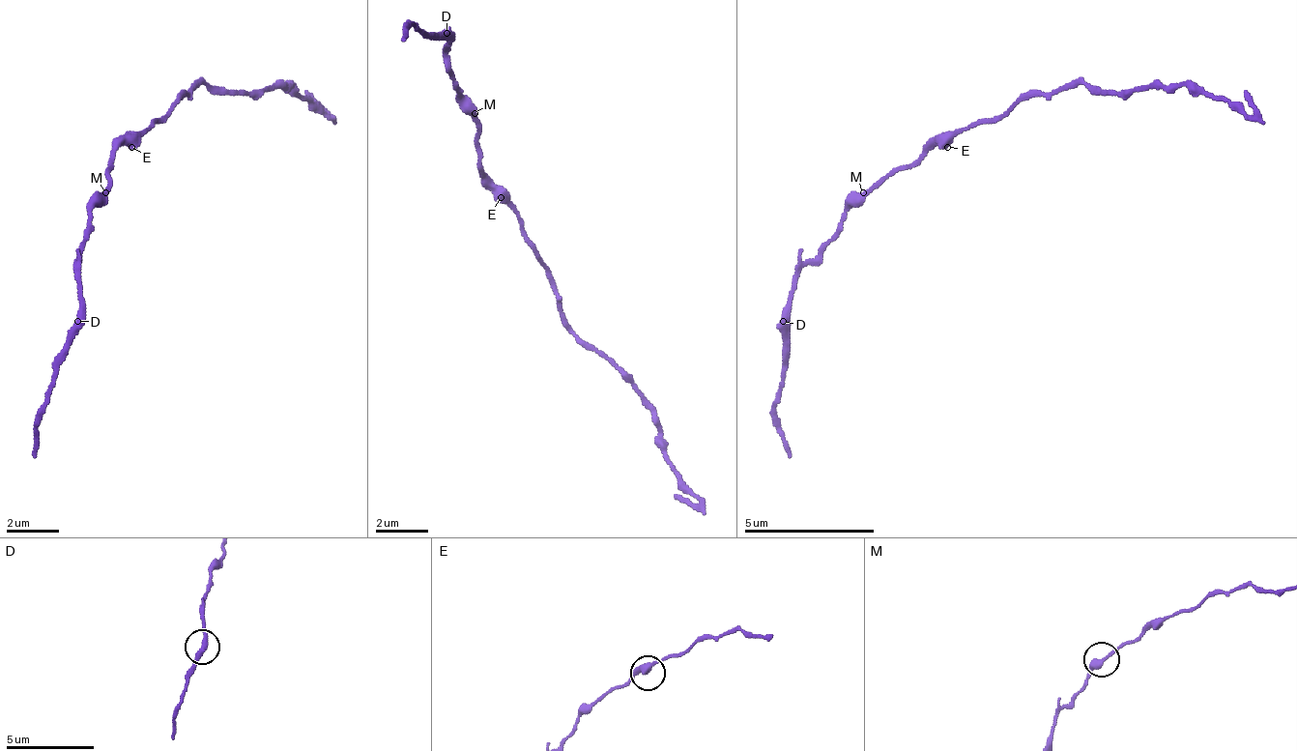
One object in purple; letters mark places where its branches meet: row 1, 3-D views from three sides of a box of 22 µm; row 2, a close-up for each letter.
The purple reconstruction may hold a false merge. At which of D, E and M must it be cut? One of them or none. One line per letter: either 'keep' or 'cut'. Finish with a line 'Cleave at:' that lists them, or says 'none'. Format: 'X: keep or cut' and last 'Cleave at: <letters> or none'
D: cut
E: keep
M: keep
Cleave at: D

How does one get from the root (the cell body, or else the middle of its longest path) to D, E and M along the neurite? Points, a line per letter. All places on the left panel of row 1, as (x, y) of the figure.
D: (131, 133), (111, 154), (111, 192), (92, 212), (92, 231), (79, 251), (79, 323)
E: (131, 133), (131, 147)
M: (131, 133), (111, 154), (111, 186), (105, 192)

